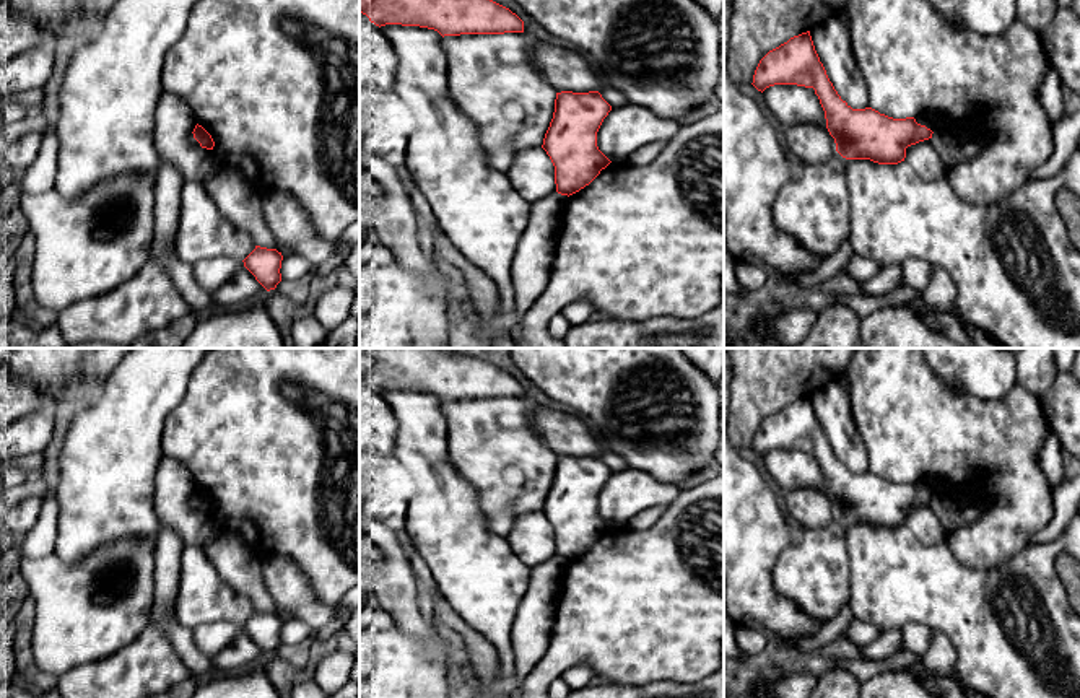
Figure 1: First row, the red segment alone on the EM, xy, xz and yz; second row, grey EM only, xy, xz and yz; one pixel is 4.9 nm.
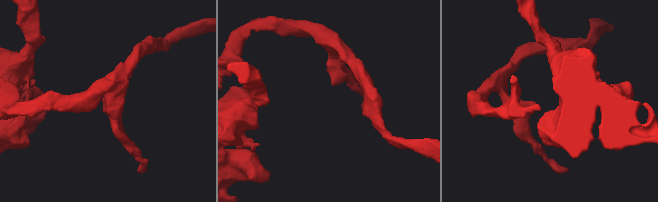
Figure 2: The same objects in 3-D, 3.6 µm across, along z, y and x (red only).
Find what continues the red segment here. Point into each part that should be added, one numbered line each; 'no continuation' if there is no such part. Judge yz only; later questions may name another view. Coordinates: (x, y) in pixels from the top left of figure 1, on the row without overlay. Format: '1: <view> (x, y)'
no continuation

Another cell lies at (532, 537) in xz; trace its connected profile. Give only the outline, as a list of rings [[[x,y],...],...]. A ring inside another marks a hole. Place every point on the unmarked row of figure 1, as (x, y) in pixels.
[[[542,511],[520,516],[506,540],[530,568],[545,565],[556,556],[555,530]]]

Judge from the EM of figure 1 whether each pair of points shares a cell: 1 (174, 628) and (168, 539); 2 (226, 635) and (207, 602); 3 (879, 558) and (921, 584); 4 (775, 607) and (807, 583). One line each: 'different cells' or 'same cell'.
1: same cell
2: different cells
3: same cell
4: different cells

